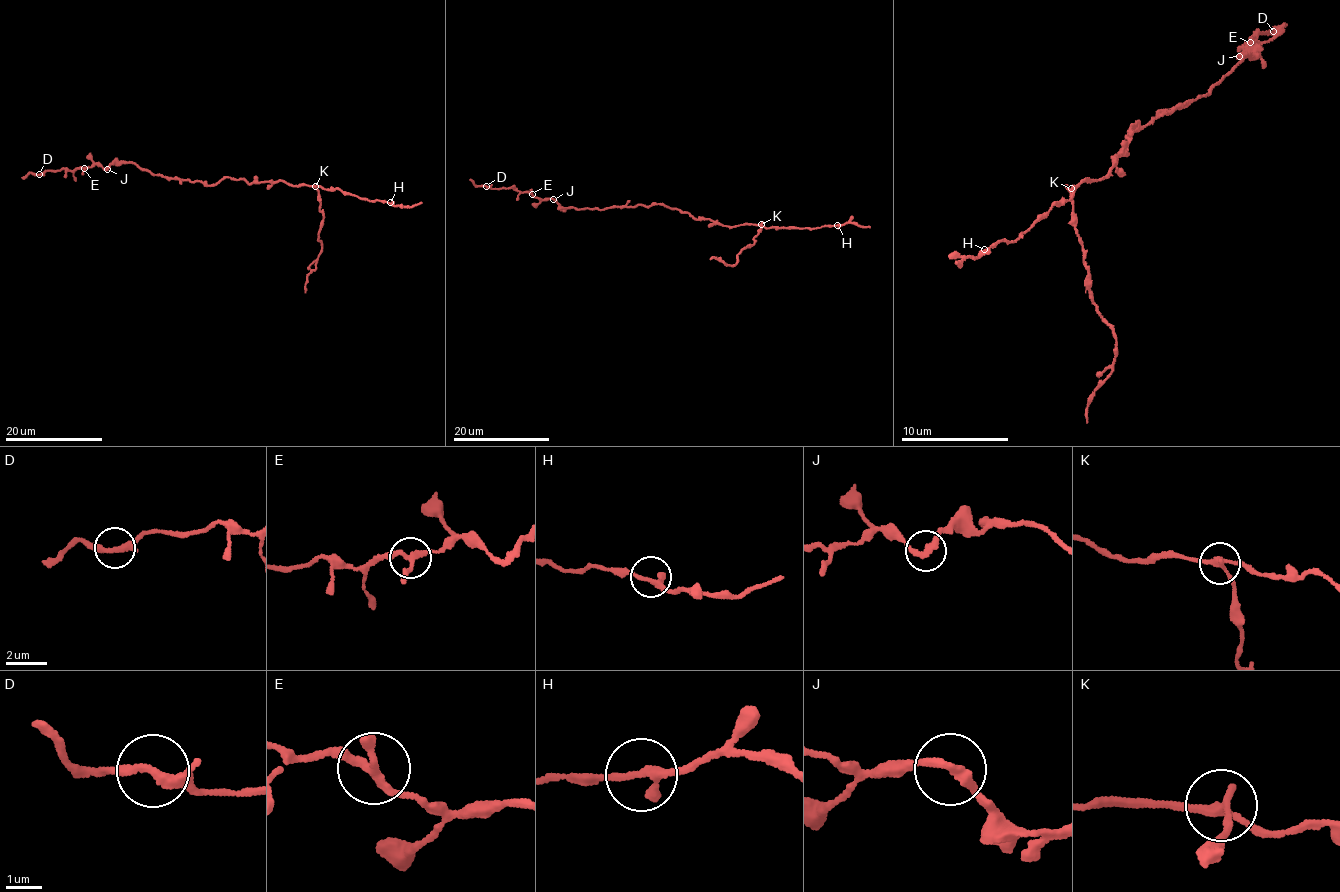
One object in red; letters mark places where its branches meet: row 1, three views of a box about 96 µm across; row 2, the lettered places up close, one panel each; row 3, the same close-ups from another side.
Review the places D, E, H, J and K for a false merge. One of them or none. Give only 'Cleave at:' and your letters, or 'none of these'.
Cleave at: K

